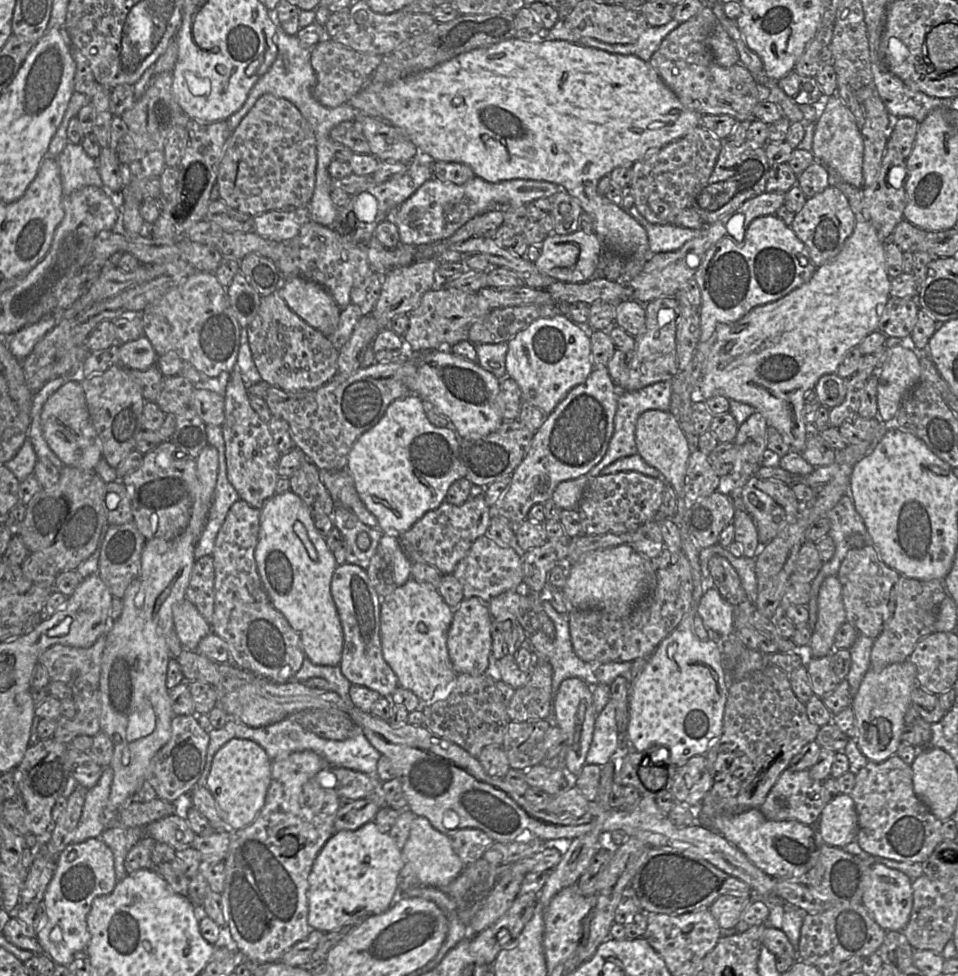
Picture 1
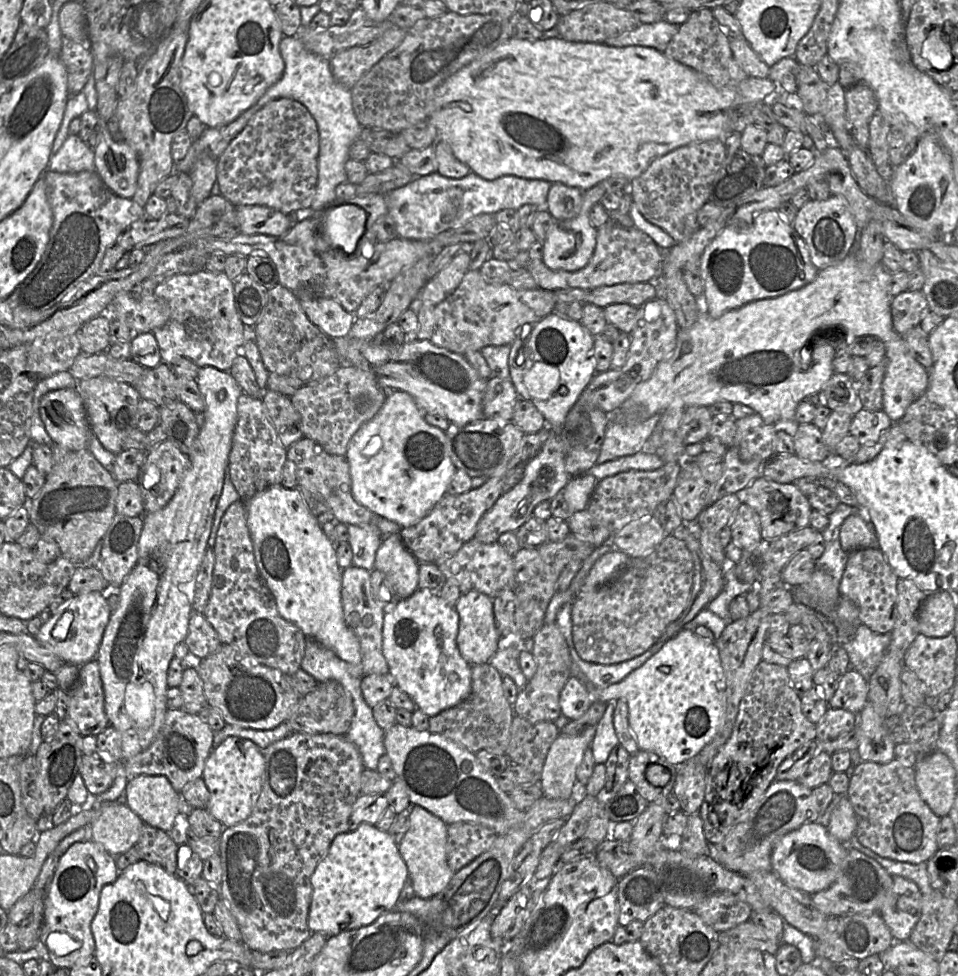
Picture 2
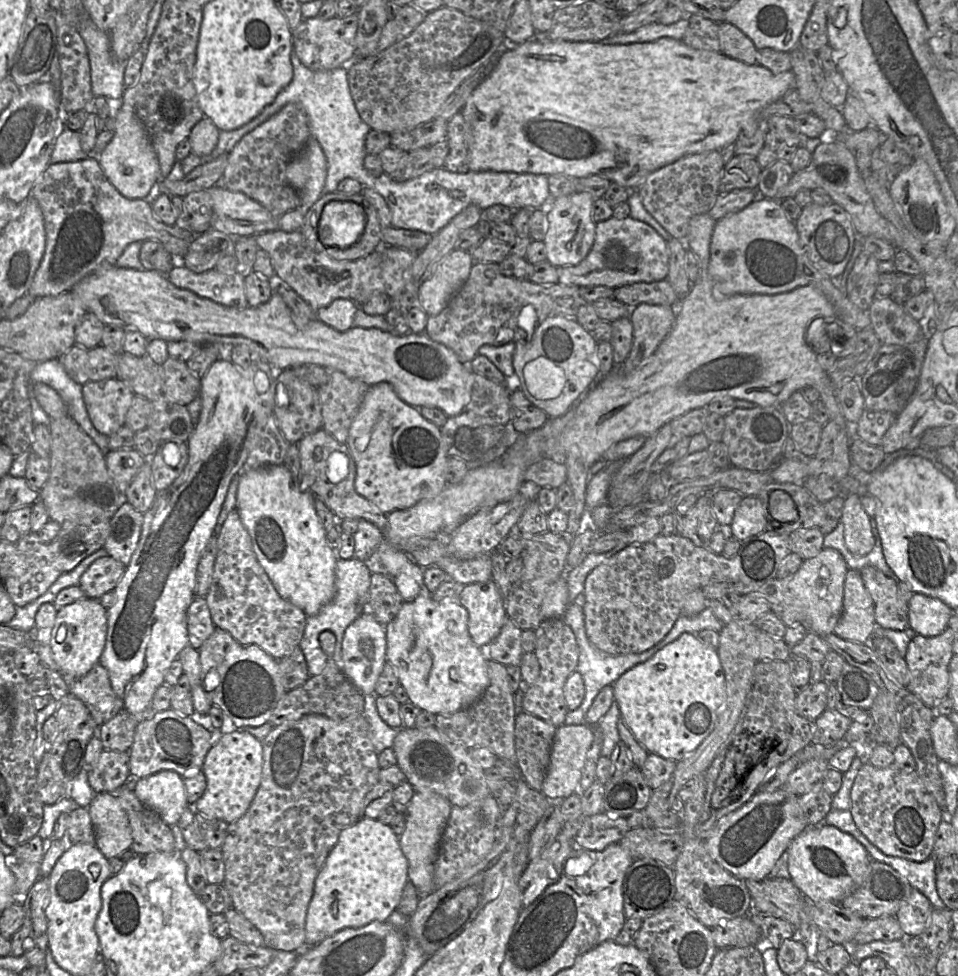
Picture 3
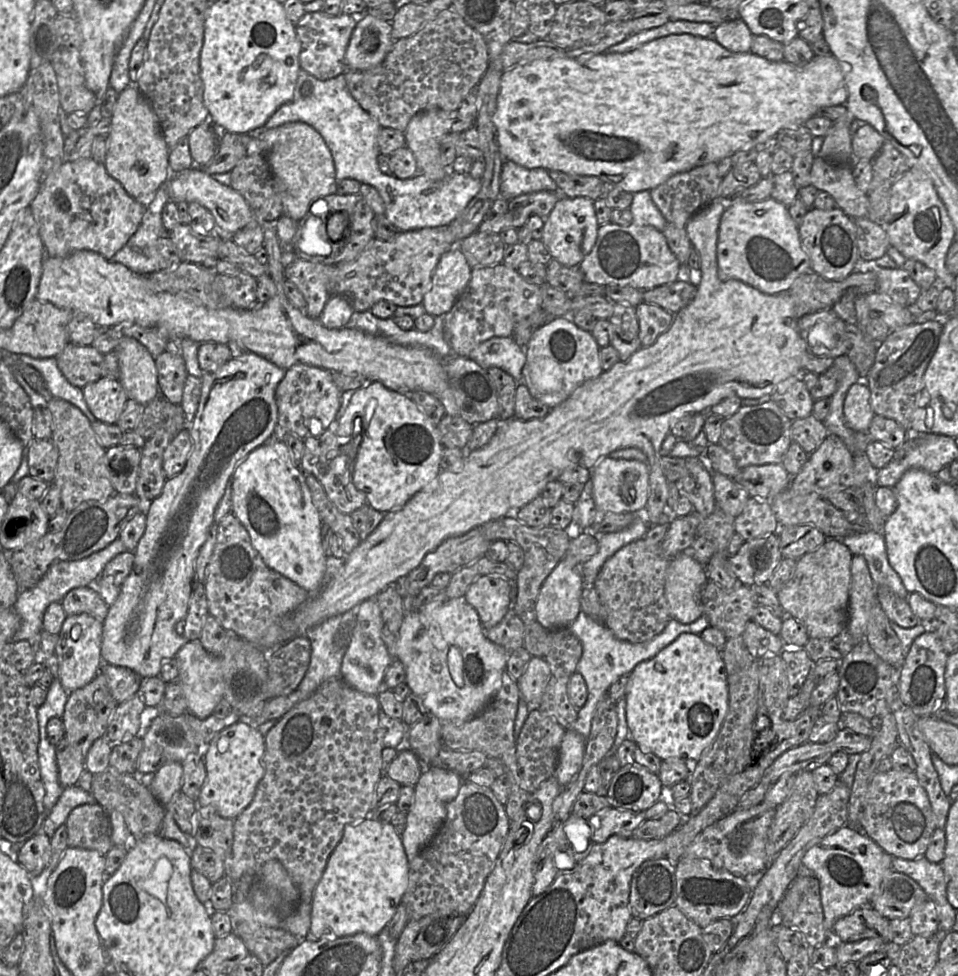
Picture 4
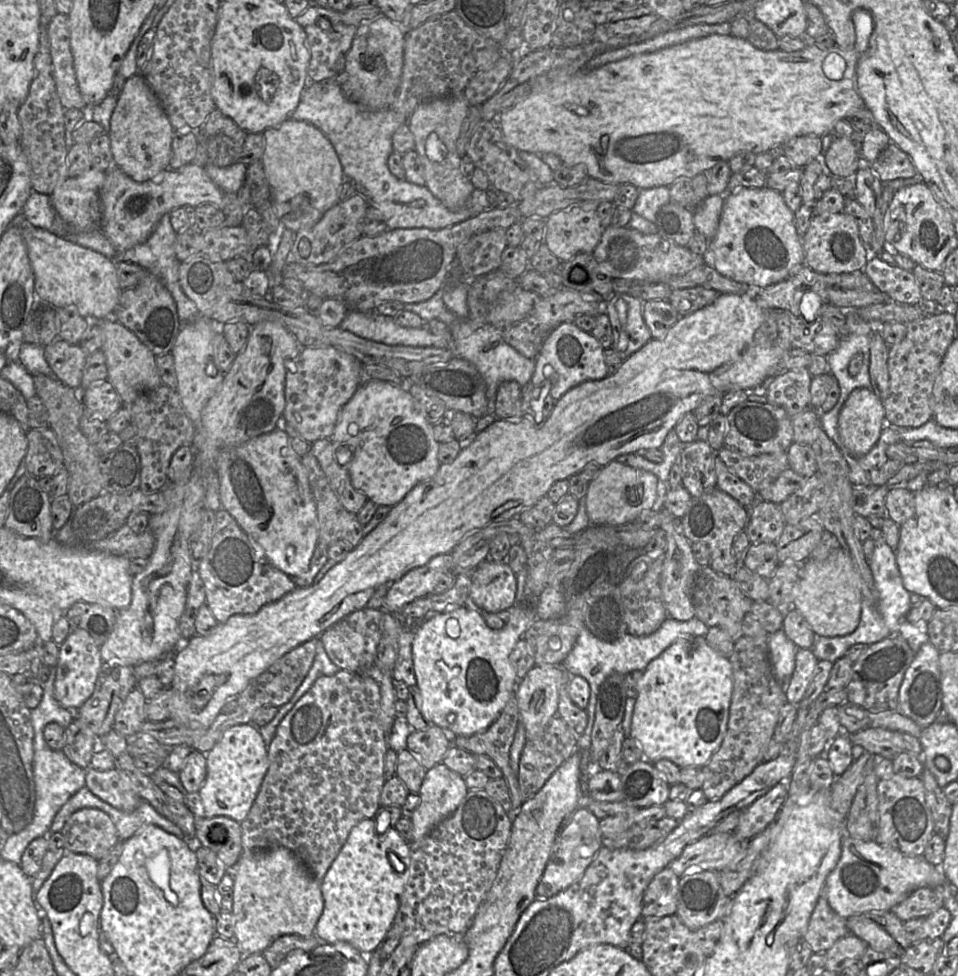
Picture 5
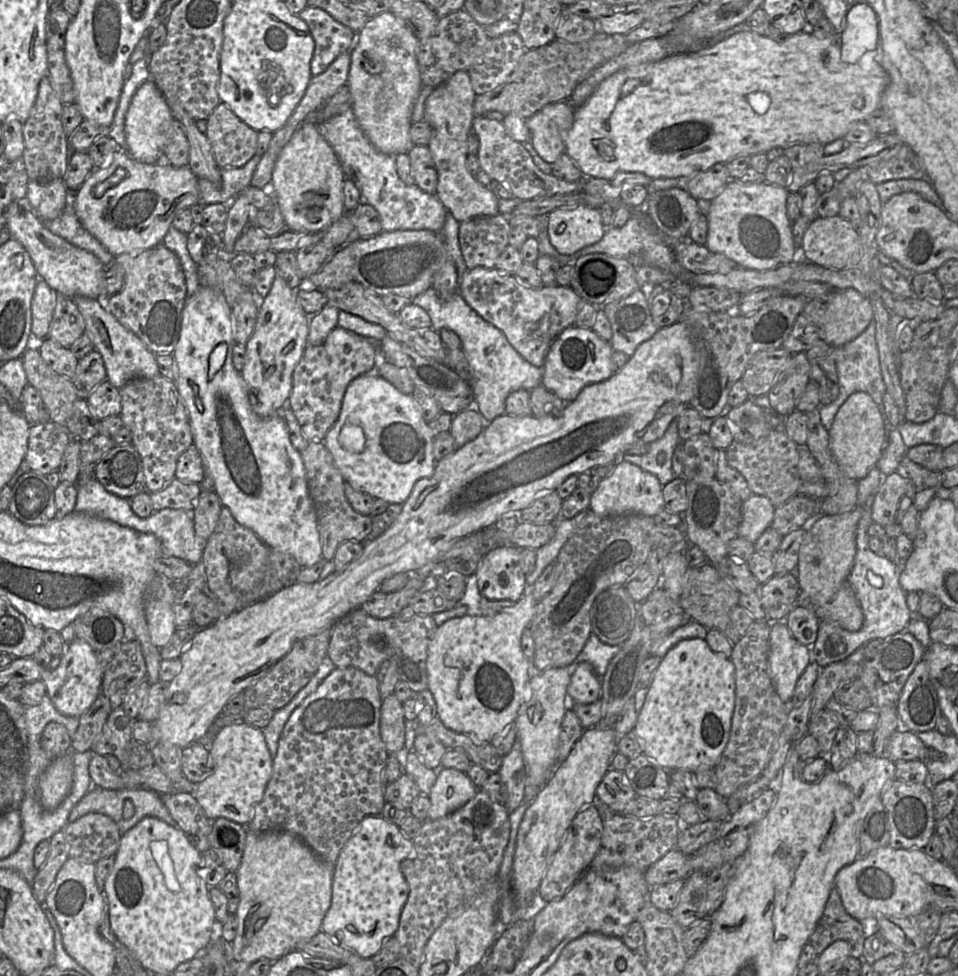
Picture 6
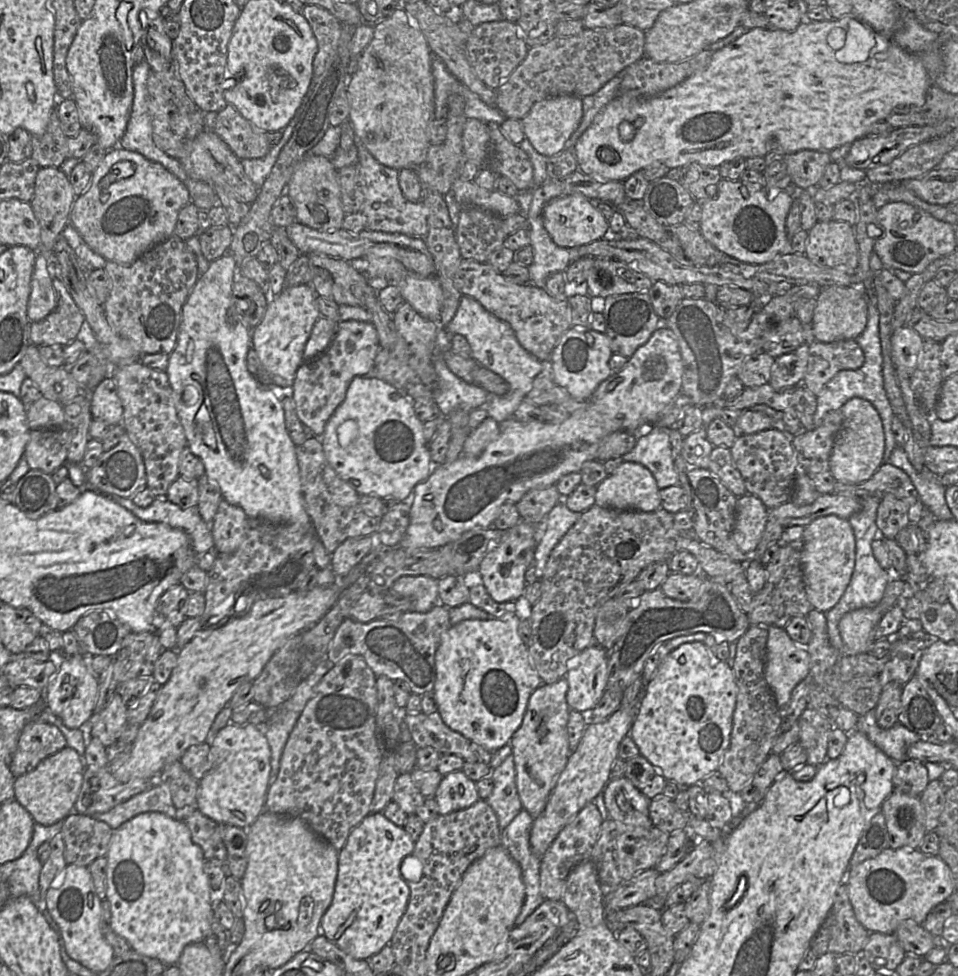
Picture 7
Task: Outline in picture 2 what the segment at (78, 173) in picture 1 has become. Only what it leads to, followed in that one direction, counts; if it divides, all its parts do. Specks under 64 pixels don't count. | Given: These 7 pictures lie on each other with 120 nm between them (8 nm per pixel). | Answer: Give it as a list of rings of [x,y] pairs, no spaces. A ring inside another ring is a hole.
[[[69,134],[61,148],[51,156],[48,169],[60,173],[95,171],[94,151],[77,134]]]

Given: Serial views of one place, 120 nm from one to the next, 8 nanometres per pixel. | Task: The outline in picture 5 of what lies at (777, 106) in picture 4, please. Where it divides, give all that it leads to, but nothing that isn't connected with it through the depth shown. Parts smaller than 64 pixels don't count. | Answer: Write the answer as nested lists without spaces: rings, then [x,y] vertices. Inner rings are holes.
[[[860,8],[853,12],[852,21],[855,27],[856,42],[854,49],[850,51],[842,50],[836,45],[829,49],[821,49],[812,42],[808,42],[804,49],[795,52],[784,52],[780,49],[763,51],[754,47],[748,39],[732,35],[712,34],[653,53],[633,55],[619,61],[607,63],[596,69],[585,70],[584,68],[556,86],[544,88],[542,91],[530,94],[511,109],[501,113],[495,122],[500,127],[505,141],[518,151],[527,151],[539,155],[544,153],[556,154],[563,164],[579,166],[585,170],[589,177],[606,183],[629,183],[639,189],[669,186],[680,177],[693,177],[712,168],[718,162],[729,161],[740,152],[748,151],[757,155],[768,152],[773,145],[783,144],[795,136],[816,134],[821,137],[830,133],[835,123],[838,120],[845,119],[850,111],[864,108],[864,101],[856,86],[856,68],[860,56],[868,48],[874,30],[874,20],[869,11]]]

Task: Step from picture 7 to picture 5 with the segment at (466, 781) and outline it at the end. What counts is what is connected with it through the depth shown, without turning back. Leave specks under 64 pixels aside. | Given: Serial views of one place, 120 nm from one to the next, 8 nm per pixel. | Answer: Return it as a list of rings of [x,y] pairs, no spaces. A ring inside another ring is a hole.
[[[439,763],[426,771],[420,803],[411,816],[410,842],[420,840],[453,814],[469,791],[465,777]]]

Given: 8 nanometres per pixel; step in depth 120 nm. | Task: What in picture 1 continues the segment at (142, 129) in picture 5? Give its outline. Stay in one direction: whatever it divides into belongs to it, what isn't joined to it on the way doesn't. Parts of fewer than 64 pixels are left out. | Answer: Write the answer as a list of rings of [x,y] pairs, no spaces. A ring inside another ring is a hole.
[[[109,146],[101,148],[96,163],[103,184],[113,192],[121,192],[130,183],[129,165],[121,163],[116,151]]]

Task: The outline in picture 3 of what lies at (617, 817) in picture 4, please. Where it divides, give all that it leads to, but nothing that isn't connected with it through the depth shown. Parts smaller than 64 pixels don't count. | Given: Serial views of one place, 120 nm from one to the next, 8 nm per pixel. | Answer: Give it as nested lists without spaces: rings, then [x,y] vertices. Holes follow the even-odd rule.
[[[601,812],[585,819],[574,839],[574,845],[587,850],[603,851],[609,845],[619,843],[629,830],[627,818],[611,818]]]

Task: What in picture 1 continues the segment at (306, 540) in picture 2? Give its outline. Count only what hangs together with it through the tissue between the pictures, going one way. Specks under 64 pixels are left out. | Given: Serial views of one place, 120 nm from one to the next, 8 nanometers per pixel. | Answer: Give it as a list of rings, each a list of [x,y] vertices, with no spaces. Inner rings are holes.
[[[293,491],[275,494],[260,509],[255,561],[265,591],[299,634],[305,656],[316,665],[338,666],[344,637],[331,595],[332,576],[338,564],[325,537],[317,531],[311,511]]]

